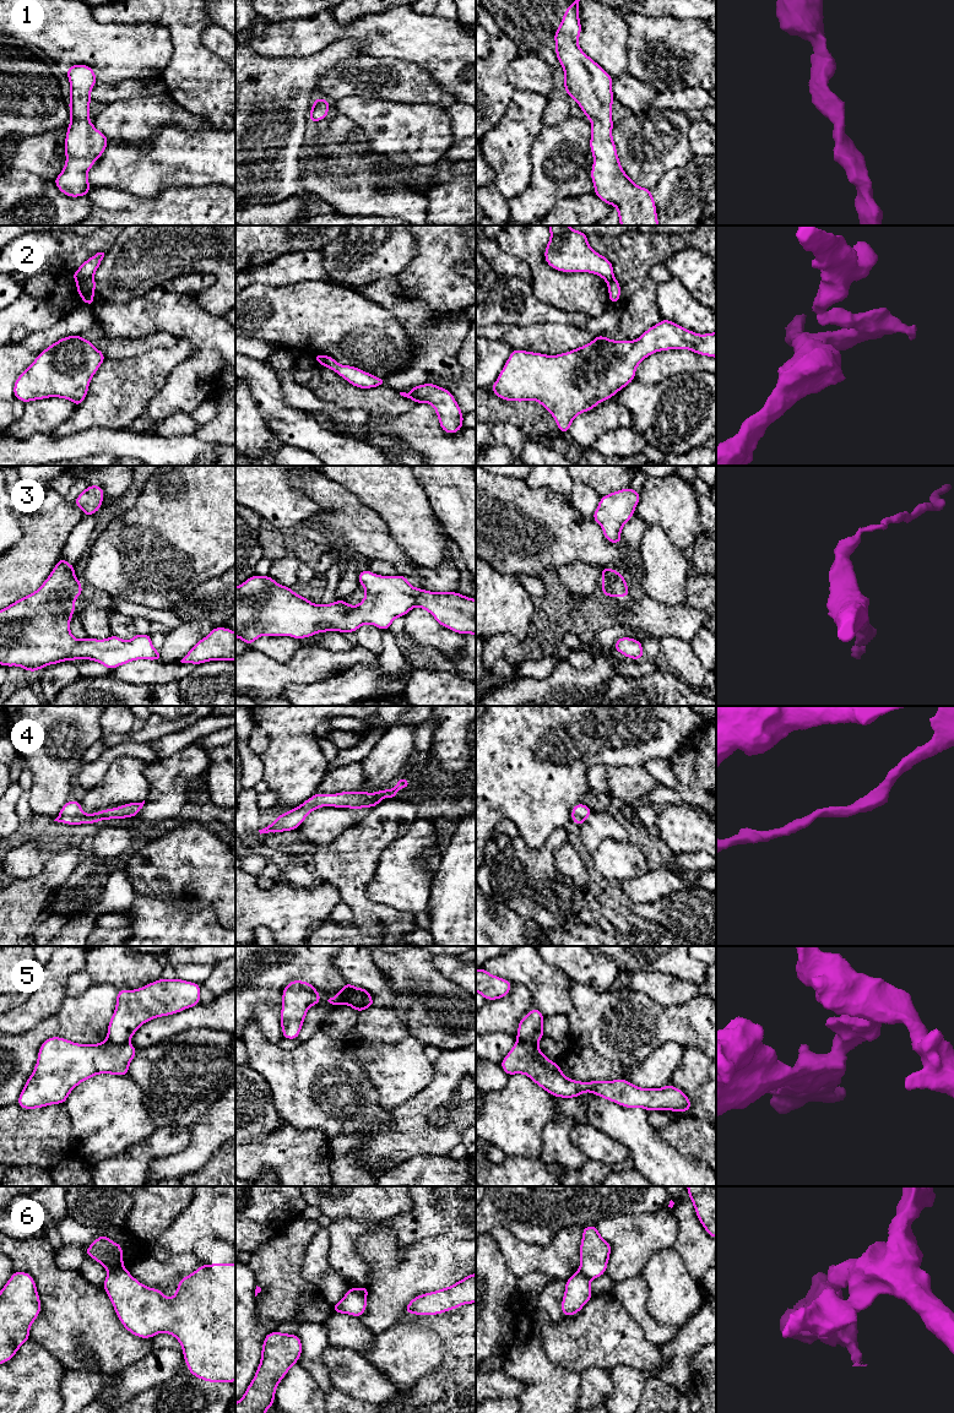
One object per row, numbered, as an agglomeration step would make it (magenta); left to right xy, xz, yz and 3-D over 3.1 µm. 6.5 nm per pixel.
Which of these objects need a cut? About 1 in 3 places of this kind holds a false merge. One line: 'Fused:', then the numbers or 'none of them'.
Fused: 2, 5, 6

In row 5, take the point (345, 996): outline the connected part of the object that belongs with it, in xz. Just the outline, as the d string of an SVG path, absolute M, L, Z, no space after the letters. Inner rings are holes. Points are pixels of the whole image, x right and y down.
M351 983L343 985L343 988L334 996L330 998L327 1001L332 1005L349 1005L352 1004L353 996L356 994L362 993L365 998L373 999L370 993L364 988L356 988Z

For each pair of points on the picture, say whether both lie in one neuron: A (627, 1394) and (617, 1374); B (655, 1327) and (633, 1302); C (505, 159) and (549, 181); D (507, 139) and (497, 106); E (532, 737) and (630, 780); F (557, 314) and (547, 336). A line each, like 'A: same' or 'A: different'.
A: same
B: same
C: different
D: different
E: different
F: different

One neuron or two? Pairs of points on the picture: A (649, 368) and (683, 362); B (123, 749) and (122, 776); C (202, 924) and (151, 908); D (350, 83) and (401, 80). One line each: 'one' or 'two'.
A: one
B: two
C: one
D: one

